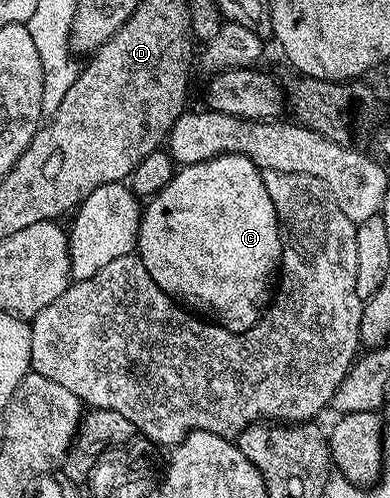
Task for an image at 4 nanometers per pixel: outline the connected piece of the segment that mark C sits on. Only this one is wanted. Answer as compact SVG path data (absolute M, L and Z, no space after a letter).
M218 155L209 161L201 161L188 167L180 166L172 174L170 181L156 195L150 196L142 208L139 216L137 257L145 265L149 277L153 277L153 281L157 281L157 285L166 295L170 295L172 299L192 312L206 317L215 326L224 327L238 335L256 327L273 298L273 292L277 287L277 276L280 274L283 262L283 242L279 236L279 218L277 209L273 209L269 189L263 180L263 171L244 155Z

